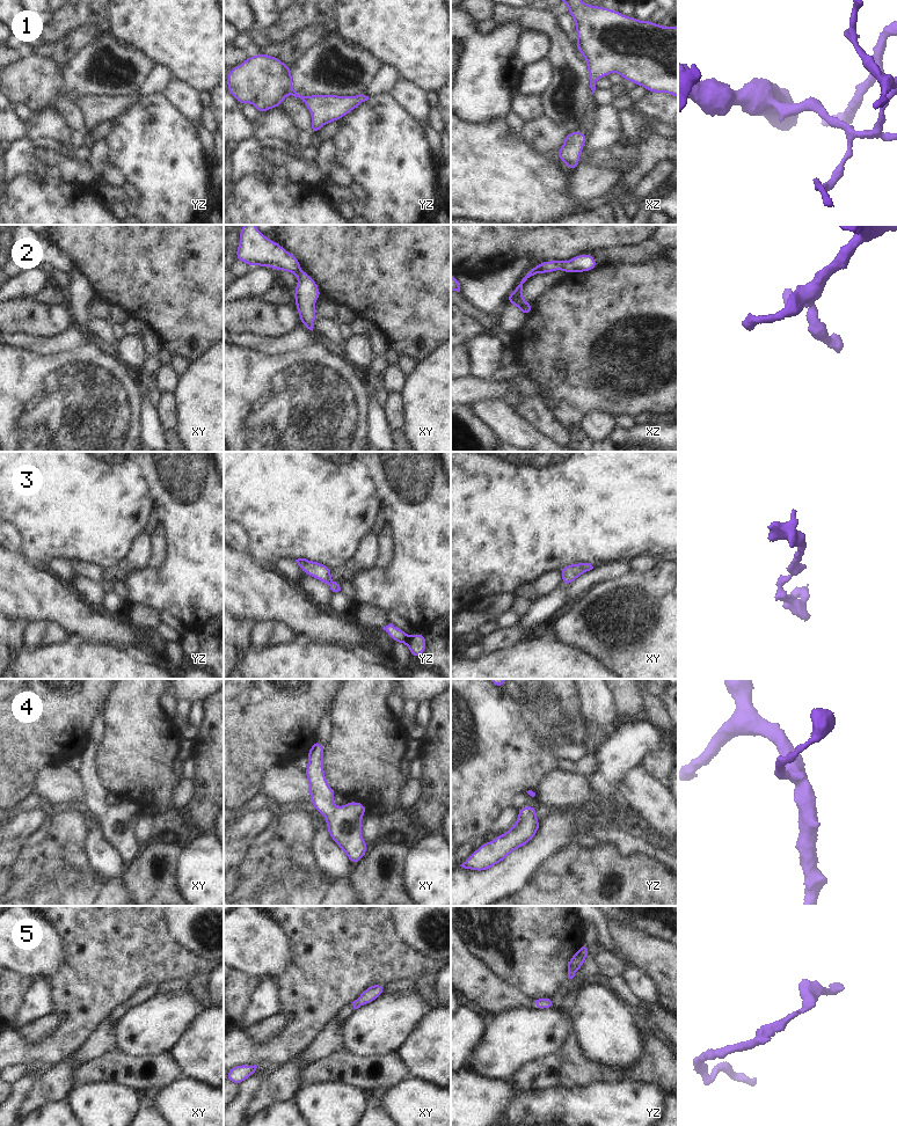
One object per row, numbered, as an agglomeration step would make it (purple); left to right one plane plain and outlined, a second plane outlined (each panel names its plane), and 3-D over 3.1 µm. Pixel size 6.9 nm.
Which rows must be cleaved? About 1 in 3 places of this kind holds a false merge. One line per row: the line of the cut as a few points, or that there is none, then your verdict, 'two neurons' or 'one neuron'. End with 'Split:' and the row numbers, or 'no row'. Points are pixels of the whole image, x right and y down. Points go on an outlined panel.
1: cut none; one neuron
2: cut xz (526, 302), (522, 312); two neurons
3: cut none; one neuron
4: cut none; one neuron
5: cut none; one neuron
Split: 2

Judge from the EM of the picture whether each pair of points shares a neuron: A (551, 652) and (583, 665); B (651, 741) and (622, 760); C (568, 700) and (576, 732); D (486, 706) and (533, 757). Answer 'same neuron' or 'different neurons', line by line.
A: same neuron
B: same neuron
C: same neuron
D: same neuron

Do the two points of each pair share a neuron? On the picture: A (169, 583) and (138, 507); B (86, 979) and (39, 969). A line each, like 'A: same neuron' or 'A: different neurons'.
A: different neurons
B: different neurons

